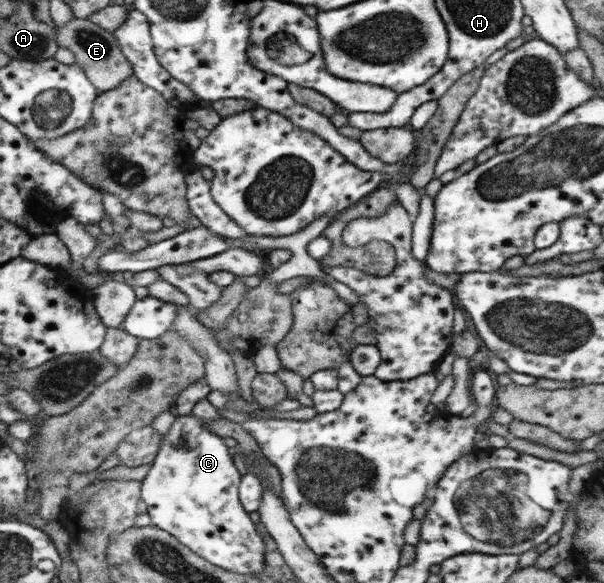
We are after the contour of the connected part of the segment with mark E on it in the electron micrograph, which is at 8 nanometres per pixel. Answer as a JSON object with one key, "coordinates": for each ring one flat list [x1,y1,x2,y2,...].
{"coordinates":[[74,16,69,22,55,28,55,31,55,40,59,48,70,50,75,55,75,63,82,67,91,84,99,92,117,88,127,77,134,74,131,63,120,51,114,34,103,30,89,19,78,19]]}

